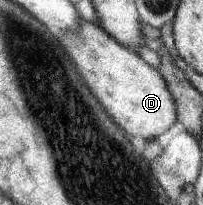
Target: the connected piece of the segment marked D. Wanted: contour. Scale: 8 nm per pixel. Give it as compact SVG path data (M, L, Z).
M82 19L82 24L76 32L64 32L62 38L58 38L62 48L69 52L70 60L76 67L82 80L86 81L86 86L90 92L102 102L106 108L108 116L117 122L131 138L142 136L146 140L158 138L160 134L166 132L170 126L177 123L176 120L176 100L166 84L166 80L159 70L152 68L137 52L122 46L115 38L112 38L99 24L92 24Z

